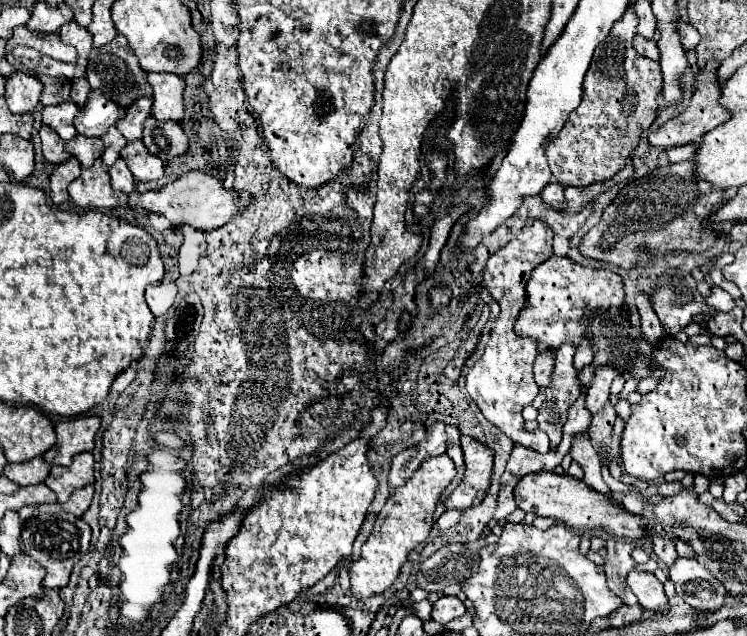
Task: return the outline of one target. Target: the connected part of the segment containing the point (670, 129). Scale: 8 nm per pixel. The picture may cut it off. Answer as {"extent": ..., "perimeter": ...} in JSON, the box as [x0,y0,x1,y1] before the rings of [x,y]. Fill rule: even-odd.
{"extent":[648,59,730,149],"perimeter":[[[716,59],[708,61],[706,63],[706,69],[698,75],[696,79],[696,91],[690,99],[690,105],[674,119],[670,119],[668,123],[664,123],[658,131],[650,133],[648,135],[648,141],[650,145],[656,145],[656,147],[664,147],[664,149],[670,149],[670,147],[678,147],[678,145],[686,145],[686,143],[698,143],[702,135],[706,135],[708,131],[712,131],[714,127],[718,127],[720,123],[726,123],[730,119],[730,111],[726,111],[718,101],[720,101],[720,95],[722,95],[722,87],[720,87],[720,81],[716,77],[716,71],[718,71],[720,63]]]}

